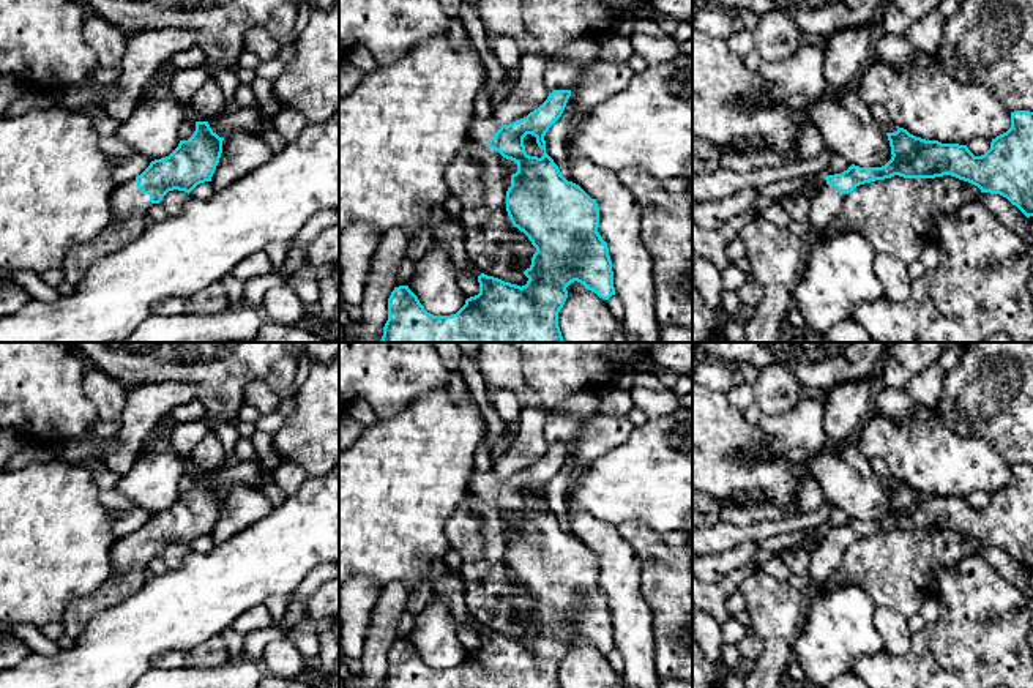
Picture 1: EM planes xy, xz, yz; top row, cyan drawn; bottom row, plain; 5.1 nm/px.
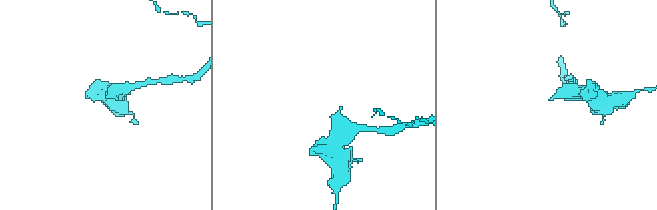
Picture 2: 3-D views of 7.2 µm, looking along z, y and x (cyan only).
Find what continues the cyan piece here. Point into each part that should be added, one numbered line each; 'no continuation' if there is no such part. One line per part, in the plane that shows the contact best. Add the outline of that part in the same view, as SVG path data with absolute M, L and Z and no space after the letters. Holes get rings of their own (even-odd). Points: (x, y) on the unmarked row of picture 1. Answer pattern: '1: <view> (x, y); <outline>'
1: xy (128, 553); M131 532L115 541L114 548L109 552L109 559L112 573L117 573L129 571L132 568L147 570L153 557L150 555L150 549L144 548L139 543L136 532Z

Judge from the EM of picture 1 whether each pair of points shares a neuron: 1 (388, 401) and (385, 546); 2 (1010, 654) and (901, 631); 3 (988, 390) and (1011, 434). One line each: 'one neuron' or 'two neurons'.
1: two neurons
2: two neurons
3: one neuron

